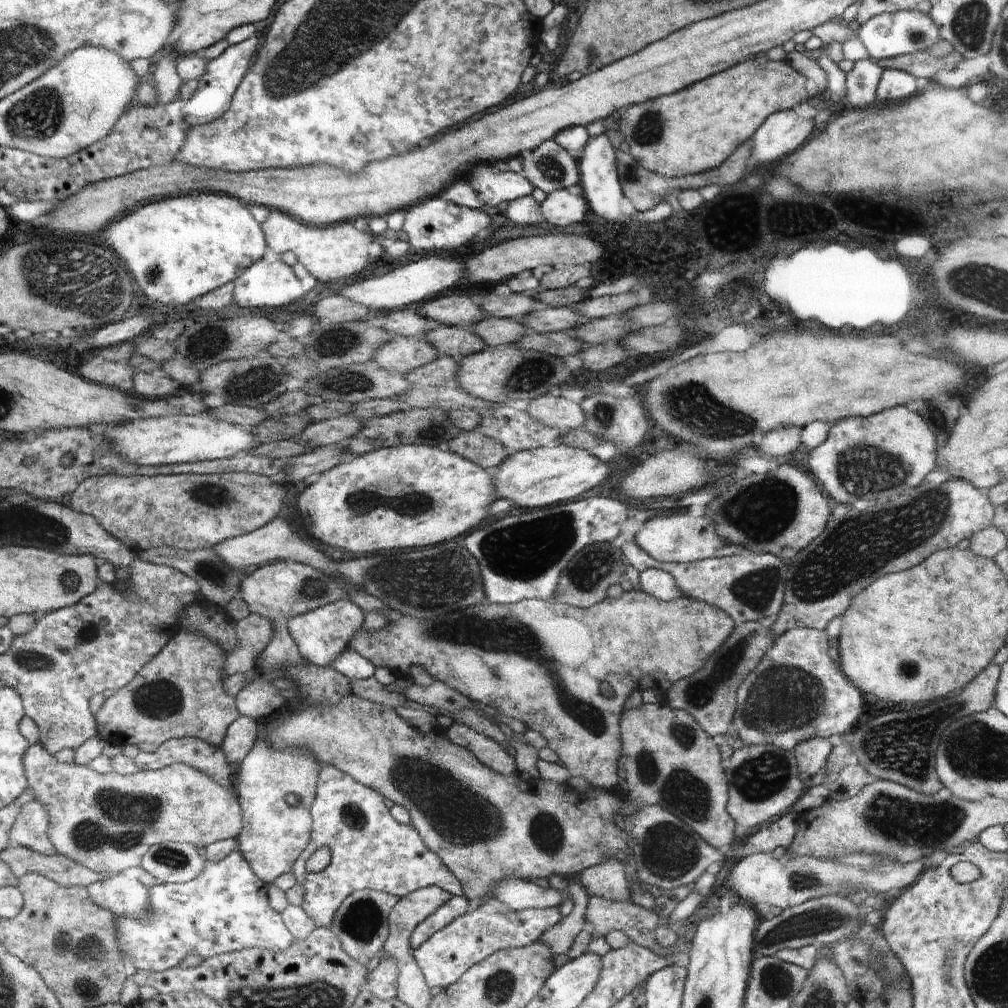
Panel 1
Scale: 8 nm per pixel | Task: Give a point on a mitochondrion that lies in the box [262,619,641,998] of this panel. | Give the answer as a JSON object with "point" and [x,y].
{"point":[455,812]}

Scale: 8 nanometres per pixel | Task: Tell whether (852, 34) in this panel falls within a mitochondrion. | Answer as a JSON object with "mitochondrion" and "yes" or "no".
{"mitochondrion":"no"}

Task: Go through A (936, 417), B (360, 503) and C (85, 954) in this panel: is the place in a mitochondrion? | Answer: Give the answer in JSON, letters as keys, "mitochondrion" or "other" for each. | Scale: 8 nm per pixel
{"A":"mitochondrion","B":"mitochondrion","C":"mitochondrion"}

